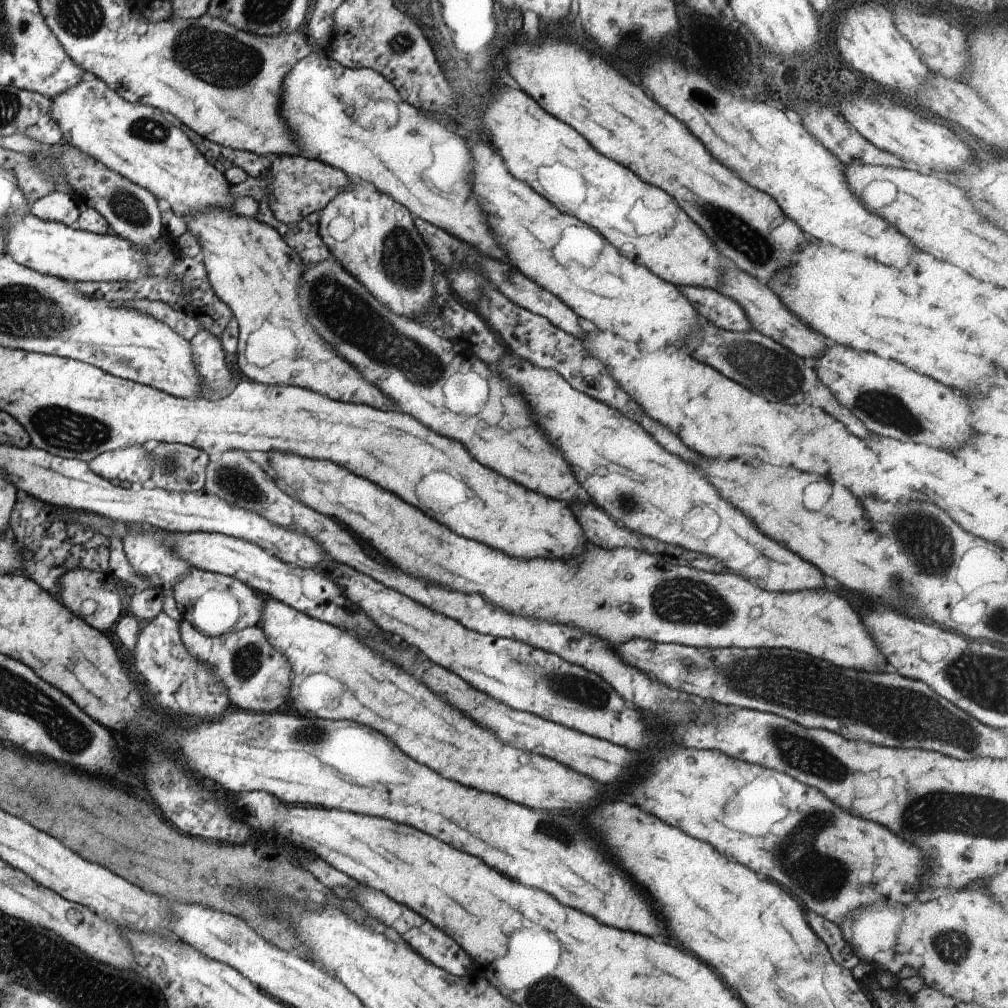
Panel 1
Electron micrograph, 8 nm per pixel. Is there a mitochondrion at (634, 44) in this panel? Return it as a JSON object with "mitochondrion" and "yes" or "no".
{"mitochondrion":"yes"}

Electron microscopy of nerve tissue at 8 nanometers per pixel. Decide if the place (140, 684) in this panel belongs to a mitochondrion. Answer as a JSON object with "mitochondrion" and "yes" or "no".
{"mitochondrion":"no"}

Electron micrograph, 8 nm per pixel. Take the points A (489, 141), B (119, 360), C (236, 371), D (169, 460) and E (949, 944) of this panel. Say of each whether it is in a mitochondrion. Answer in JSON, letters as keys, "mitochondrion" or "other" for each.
{"A":"other","B":"mitochondrion","C":"other","D":"mitochondrion","E":"mitochondrion"}

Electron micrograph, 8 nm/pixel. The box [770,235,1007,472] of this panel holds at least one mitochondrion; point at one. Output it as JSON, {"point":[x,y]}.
{"point":[886,409]}

